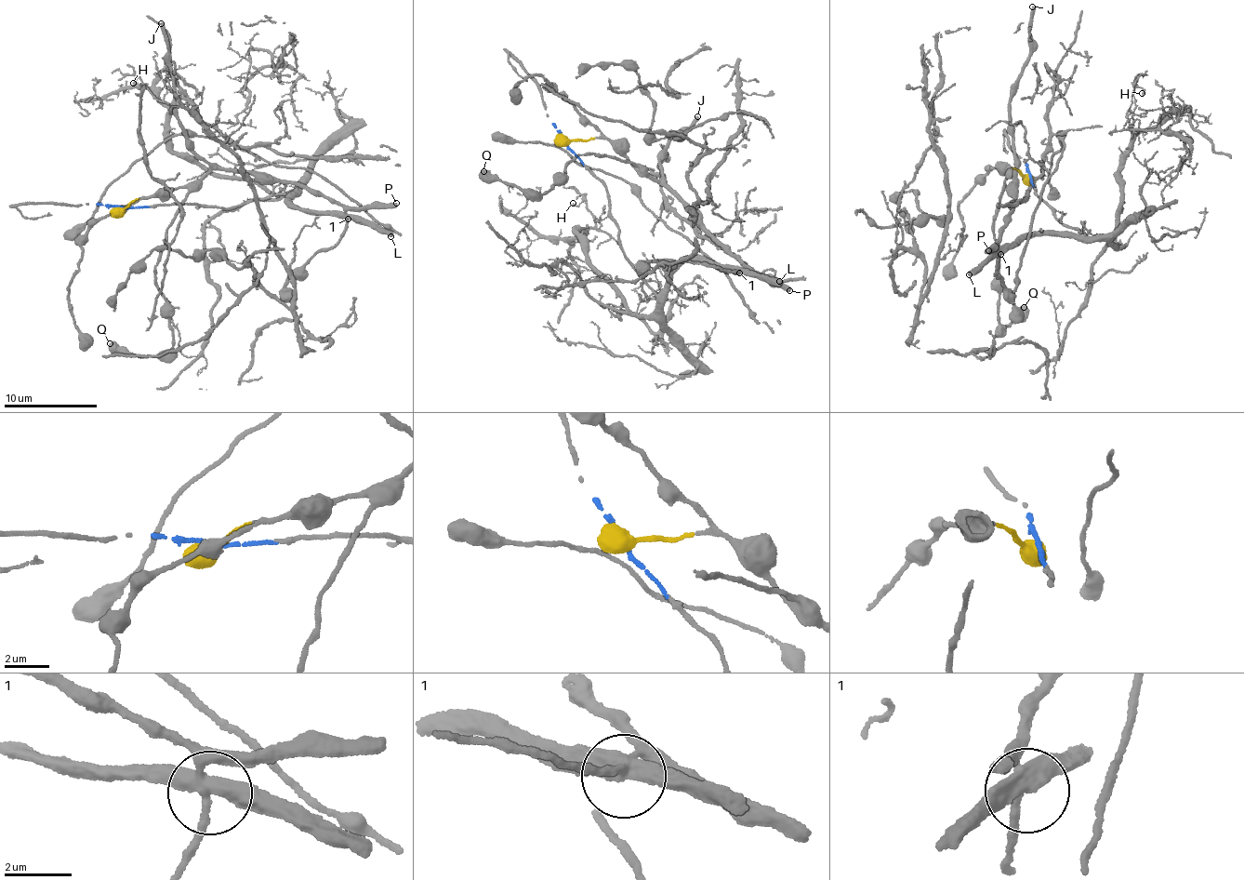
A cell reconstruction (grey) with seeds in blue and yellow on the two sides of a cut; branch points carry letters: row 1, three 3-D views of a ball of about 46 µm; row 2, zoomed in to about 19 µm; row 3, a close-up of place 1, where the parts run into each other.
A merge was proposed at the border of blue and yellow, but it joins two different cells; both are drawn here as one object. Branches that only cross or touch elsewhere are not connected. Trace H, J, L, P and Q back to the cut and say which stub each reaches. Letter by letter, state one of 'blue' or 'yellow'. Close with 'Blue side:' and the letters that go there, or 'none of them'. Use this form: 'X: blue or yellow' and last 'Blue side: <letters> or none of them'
H: blue
J: yellow
L: blue
P: yellow
Q: yellow
Blue side: H, L

